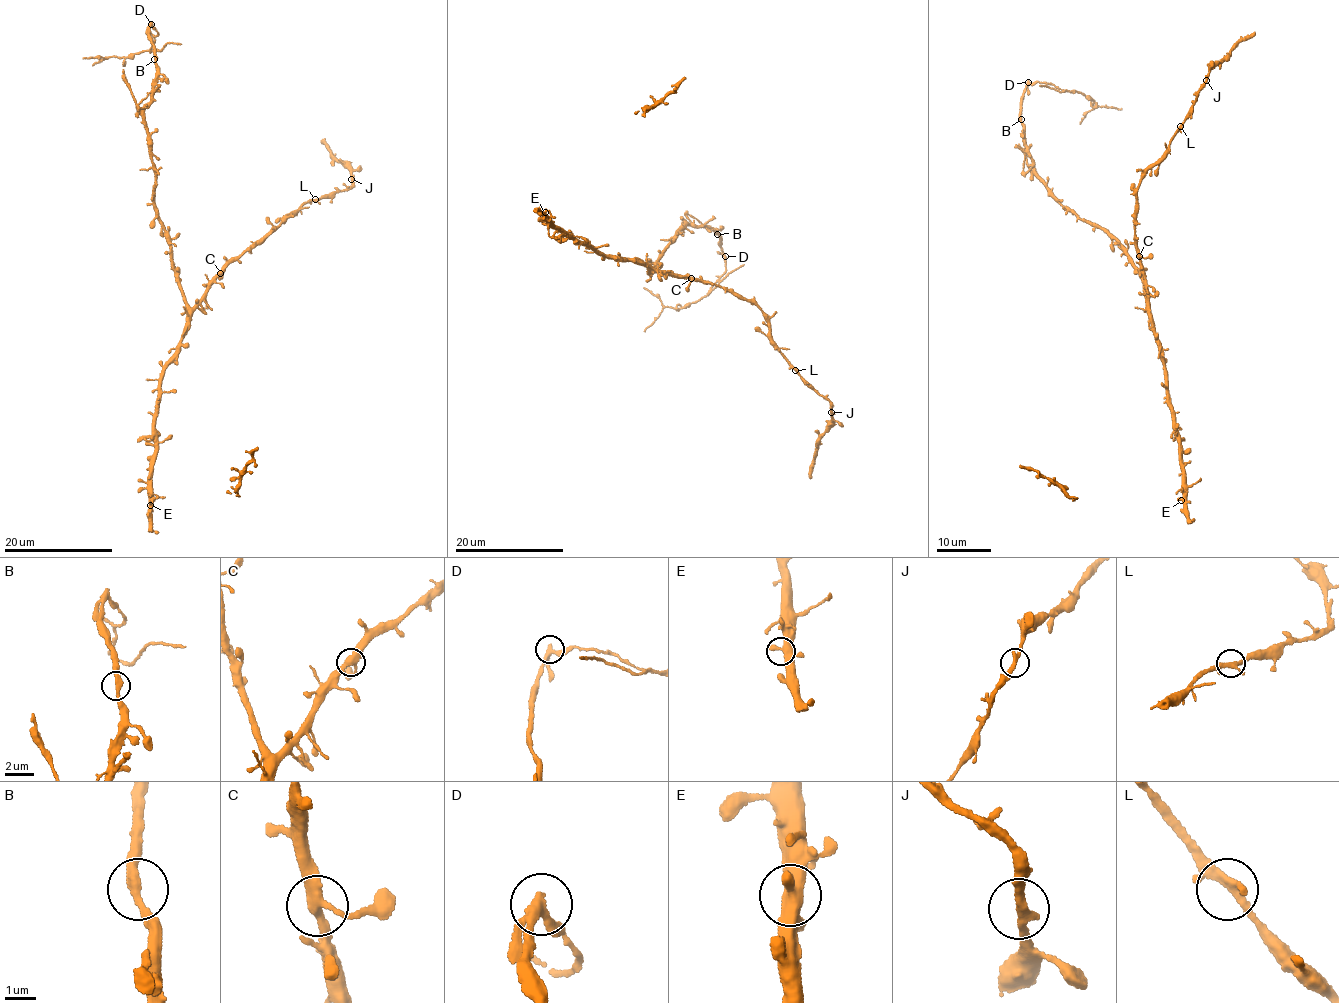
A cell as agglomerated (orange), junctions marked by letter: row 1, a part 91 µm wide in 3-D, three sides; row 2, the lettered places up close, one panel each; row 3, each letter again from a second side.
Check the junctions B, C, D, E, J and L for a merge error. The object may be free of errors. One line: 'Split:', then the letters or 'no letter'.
Split: D

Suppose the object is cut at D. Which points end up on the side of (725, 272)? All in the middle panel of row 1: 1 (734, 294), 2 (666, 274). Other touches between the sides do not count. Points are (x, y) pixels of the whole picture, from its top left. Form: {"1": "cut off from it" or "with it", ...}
{"1": "cut off from it", "2": "cut off from it"}

